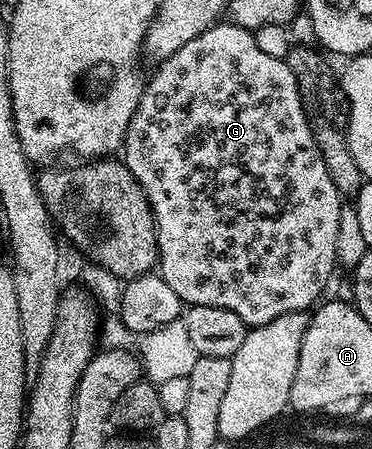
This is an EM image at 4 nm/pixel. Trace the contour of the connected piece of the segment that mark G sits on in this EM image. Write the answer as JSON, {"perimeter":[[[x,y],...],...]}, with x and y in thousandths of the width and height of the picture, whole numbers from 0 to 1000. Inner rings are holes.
{"perimeter":[[[589,47],[538,73],[538,82],[516,82],[505,100],[473,109],[462,127],[433,134],[422,149],[425,160],[406,176],[401,169],[382,200],[376,234],[366,238],[366,252],[355,256],[339,290],[333,361],[387,421],[414,477],[414,497],[425,506],[425,584],[435,621],[462,635],[473,661],[484,661],[492,677],[581,679],[591,688],[624,688],[634,706],[659,715],[664,731],[720,724],[720,715],[742,715],[742,706],[763,706],[763,697],[841,686],[868,664],[866,646],[887,610],[903,604],[903,510],[914,510],[925,443],[892,408],[871,354],[841,312],[796,171],[766,129],[745,131],[710,118],[683,89],[675,62]]]}

